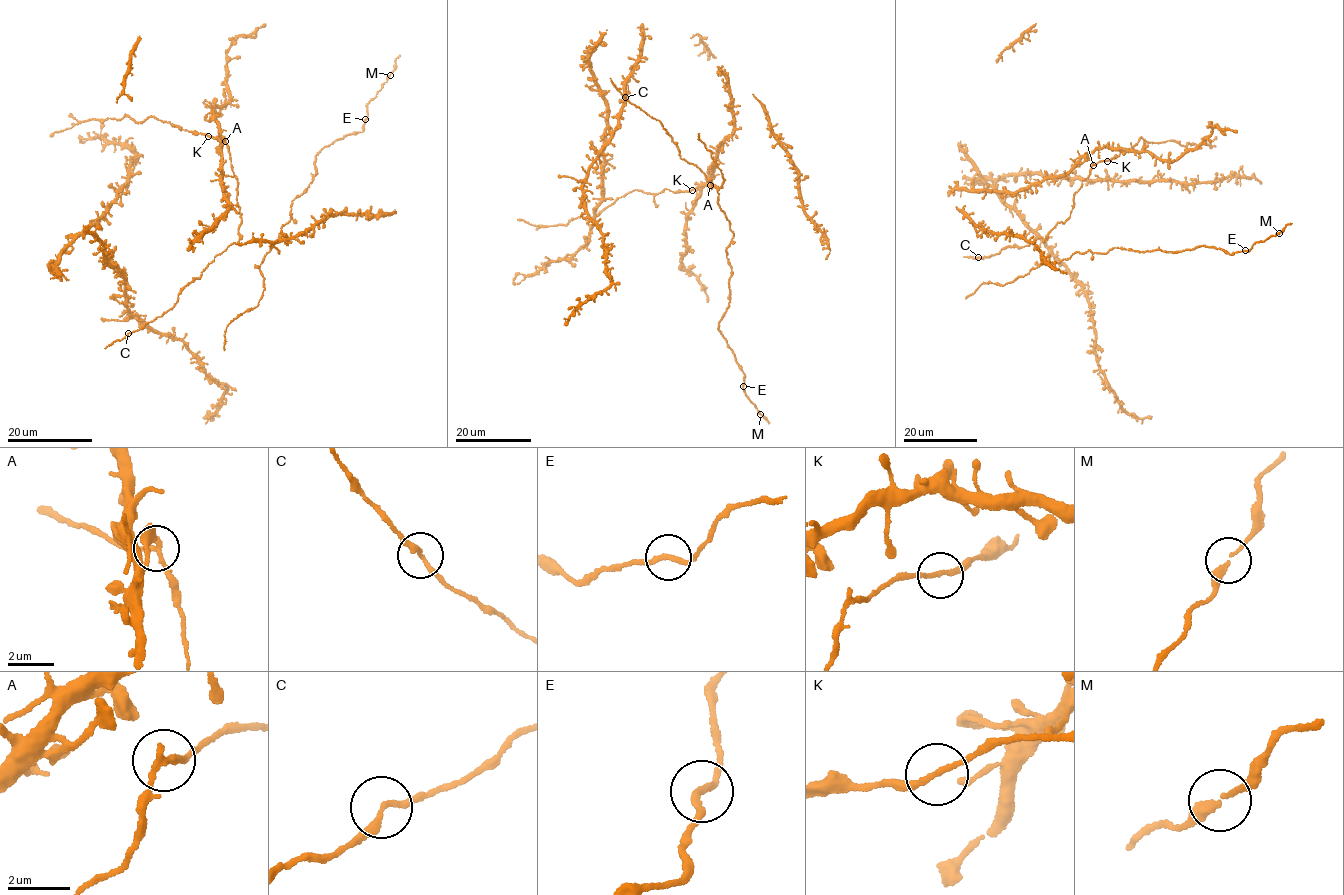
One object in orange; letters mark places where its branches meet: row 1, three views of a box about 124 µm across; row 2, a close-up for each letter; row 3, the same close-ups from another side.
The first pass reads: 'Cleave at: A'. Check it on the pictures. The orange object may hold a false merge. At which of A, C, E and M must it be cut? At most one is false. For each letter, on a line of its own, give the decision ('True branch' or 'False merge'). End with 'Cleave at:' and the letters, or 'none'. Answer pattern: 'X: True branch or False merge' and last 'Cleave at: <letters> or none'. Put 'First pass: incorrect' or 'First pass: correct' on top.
First pass: correct
A: False merge
C: True branch
E: True branch
M: True branch
Cleave at: A

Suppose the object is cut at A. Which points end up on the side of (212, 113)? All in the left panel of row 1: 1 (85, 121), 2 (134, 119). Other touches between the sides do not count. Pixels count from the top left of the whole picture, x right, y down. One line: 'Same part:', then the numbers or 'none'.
Same part: none

